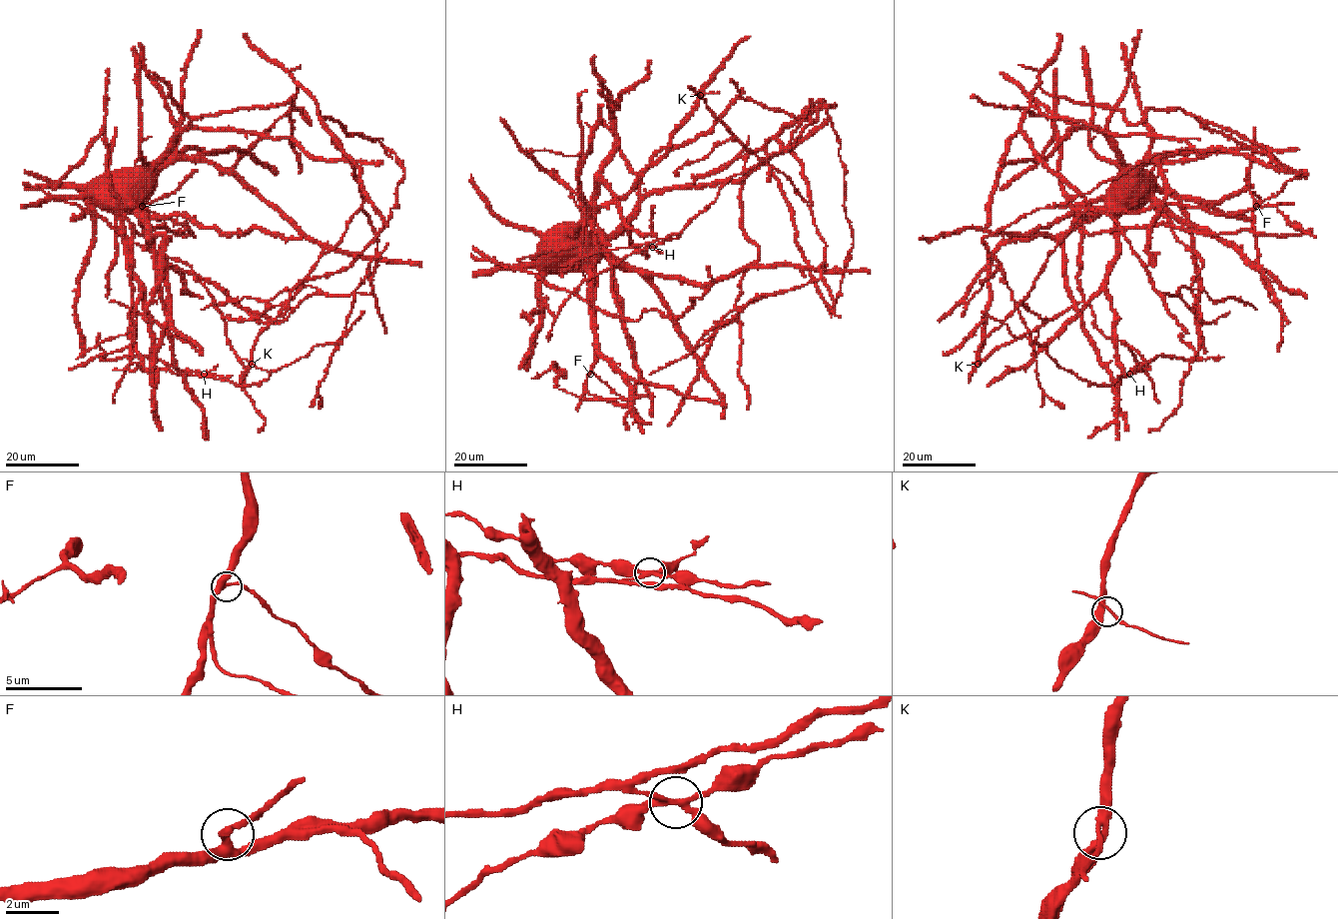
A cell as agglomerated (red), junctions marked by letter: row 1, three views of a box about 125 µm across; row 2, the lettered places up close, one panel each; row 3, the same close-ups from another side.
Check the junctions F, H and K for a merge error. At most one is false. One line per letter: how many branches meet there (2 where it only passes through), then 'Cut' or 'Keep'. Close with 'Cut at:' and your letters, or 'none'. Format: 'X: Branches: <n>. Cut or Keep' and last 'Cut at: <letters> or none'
F: Branches: 3. Keep
H: Branches: 4. Cut
K: Branches: 4. Keep
Cut at: H

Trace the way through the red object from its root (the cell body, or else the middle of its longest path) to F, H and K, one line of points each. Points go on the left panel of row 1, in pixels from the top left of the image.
F: (140, 167), (141, 198), (146, 203), (146, 213), (142, 206)
H: (140, 167), (135, 209), (124, 210), (132, 230), (136, 316), (126, 370), (204, 373)
K: (140, 167), (232, 169), (308, 236), (377, 266), (372, 223), (353, 215), (260, 333), (252, 364)

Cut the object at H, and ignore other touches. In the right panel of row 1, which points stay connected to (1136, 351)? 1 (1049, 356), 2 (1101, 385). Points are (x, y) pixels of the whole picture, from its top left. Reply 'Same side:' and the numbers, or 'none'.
Same side: none

